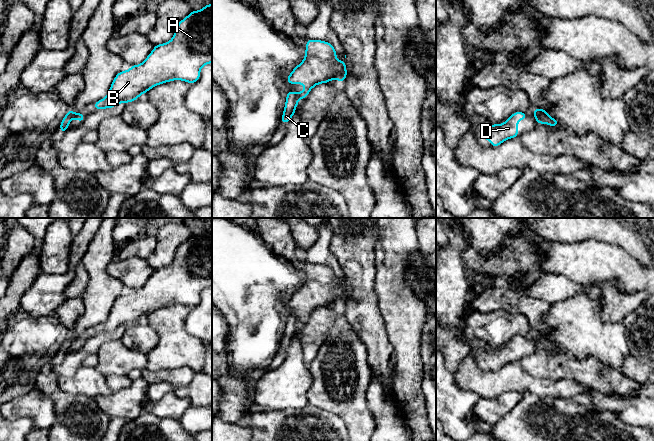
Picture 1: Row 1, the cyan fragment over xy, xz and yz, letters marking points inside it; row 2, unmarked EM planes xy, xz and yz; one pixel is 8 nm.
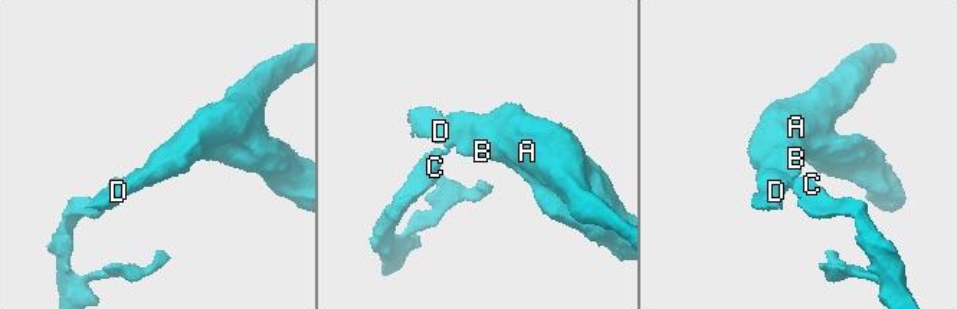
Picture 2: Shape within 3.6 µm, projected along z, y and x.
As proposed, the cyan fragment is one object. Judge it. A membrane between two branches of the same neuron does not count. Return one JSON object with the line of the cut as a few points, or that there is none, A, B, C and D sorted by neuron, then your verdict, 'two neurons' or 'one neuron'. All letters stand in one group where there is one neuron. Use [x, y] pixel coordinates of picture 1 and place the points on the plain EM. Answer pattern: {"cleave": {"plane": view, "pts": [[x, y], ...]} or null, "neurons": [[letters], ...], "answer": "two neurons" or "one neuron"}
{"cleave": {"plane": "xz", "pts": [[296, 318], [298, 322]]}, "neurons": [["A", "B", "D"], ["C"]], "answer": "two neurons"}

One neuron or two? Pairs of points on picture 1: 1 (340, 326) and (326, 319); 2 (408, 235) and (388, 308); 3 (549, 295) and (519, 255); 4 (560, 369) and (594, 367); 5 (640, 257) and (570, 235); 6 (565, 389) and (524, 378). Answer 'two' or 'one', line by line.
1: two
2: one
3: two
4: one
5: one
6: one

